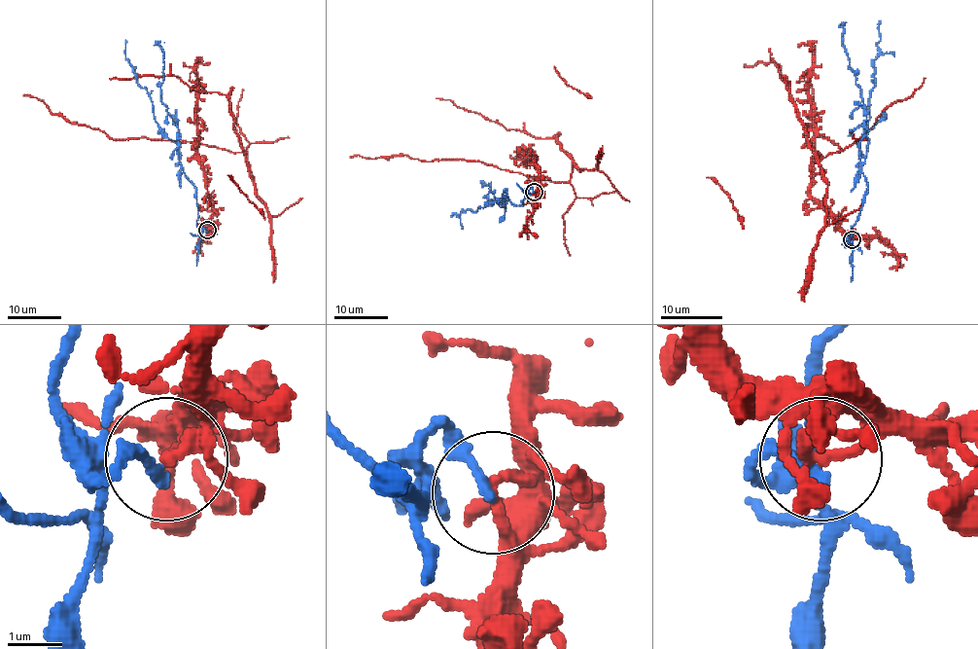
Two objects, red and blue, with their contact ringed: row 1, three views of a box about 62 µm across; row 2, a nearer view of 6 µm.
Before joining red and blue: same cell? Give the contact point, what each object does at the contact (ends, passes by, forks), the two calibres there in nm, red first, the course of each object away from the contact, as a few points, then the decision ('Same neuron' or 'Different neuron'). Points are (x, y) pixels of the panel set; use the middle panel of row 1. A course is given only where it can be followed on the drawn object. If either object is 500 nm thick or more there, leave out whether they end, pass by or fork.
Place: (534, 192). At the ring red ends. At the ring blue ends. Thickness 280 nm (red) against 180 nm. Course of red: (534, 193), (540, 166), (524, 155), (535, 138), (555, 138), (572, 164), (568, 182), (473, 160), (350, 156). Course of blue: (534, 193), (530, 188), (523, 191), (523, 201), (519, 205), (508, 200), (505, 205), (498, 201), (452, 216). Different neuron

